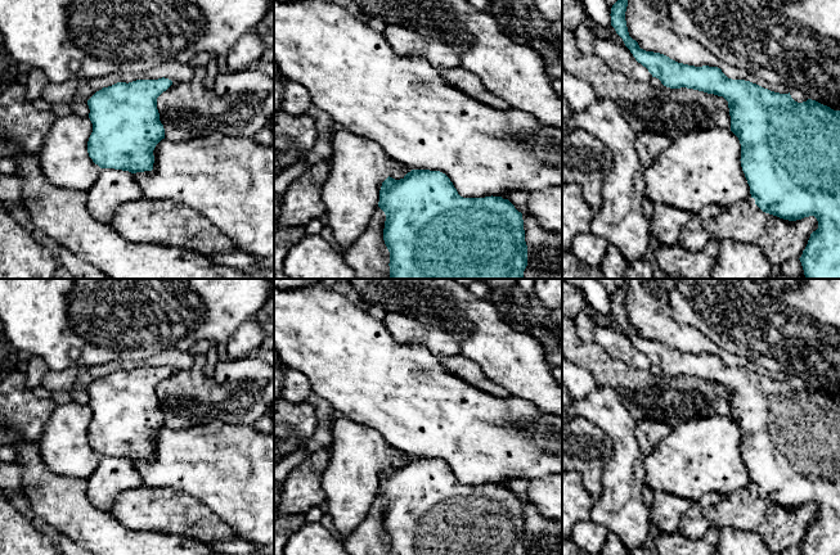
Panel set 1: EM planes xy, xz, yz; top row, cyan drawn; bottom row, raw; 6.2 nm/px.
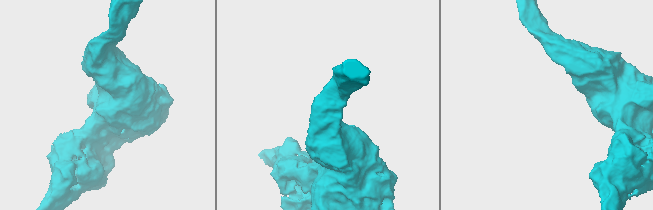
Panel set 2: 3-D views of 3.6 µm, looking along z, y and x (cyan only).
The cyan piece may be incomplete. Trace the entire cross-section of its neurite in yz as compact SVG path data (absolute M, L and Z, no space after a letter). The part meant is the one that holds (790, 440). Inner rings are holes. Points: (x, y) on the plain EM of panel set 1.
M624 281L611 295L611 313L623 326L638 351L648 357L652 365L670 376L693 376L723 384L728 389L731 419L741 432L741 455L750 474L751 486L765 501L783 507L796 509L814 504L818 516L810 522L808 532L799 546L803 555L840 555L840 398L834 398L816 388L795 389L790 380L780 382L745 367L728 366L718 355L695 355L678 351L669 344L646 339L629 324L625 299L628 284Z

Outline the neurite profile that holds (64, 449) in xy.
M71 401L57 406L39 442L40 456L51 473L87 480L100 461L87 441L91 420L89 403Z

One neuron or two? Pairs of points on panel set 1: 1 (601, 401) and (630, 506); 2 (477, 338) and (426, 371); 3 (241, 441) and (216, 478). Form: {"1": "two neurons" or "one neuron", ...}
{"1": "one neuron", "2": "two neurons", "3": "one neuron"}

